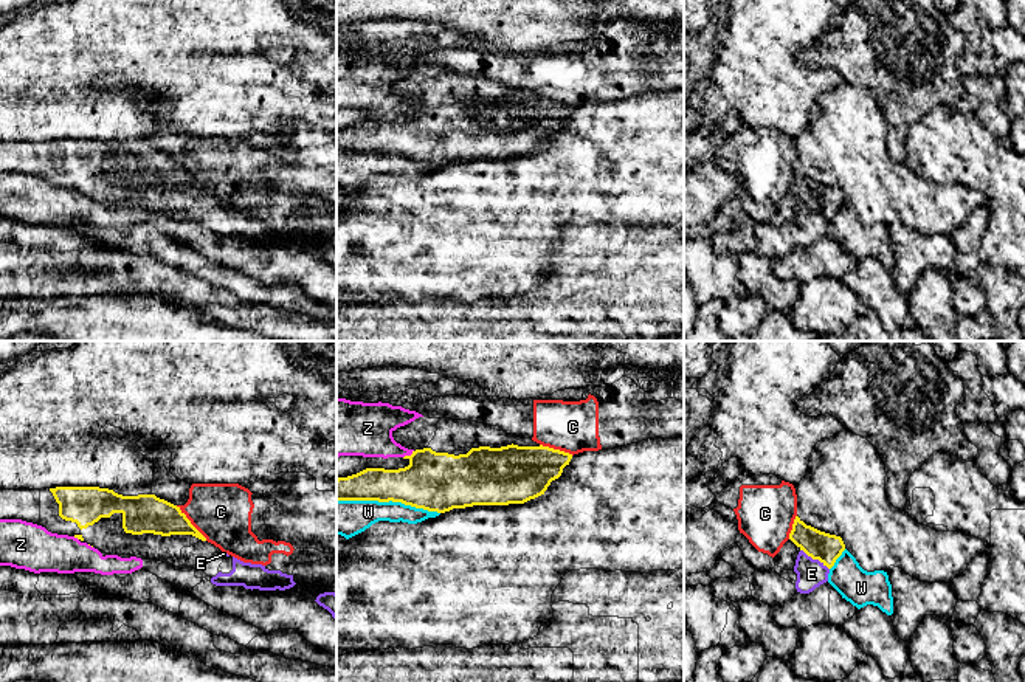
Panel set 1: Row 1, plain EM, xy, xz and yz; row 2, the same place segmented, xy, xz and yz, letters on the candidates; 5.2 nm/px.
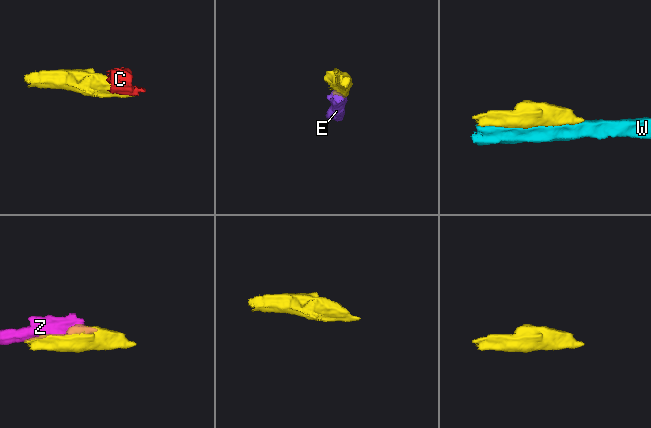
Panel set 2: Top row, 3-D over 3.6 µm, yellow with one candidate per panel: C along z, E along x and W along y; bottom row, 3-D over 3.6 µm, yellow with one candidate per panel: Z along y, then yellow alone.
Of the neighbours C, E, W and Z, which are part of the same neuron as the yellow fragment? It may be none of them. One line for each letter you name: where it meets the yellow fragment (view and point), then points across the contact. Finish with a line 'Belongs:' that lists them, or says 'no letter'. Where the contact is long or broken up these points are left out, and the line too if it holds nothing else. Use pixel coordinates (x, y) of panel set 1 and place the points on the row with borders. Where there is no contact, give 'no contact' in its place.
E: yz (814, 558) | across yz (825, 547), (814, 558), (811, 574)
Belongs: E

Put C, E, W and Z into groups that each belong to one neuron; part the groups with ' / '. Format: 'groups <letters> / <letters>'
groups C / E / W / Z

